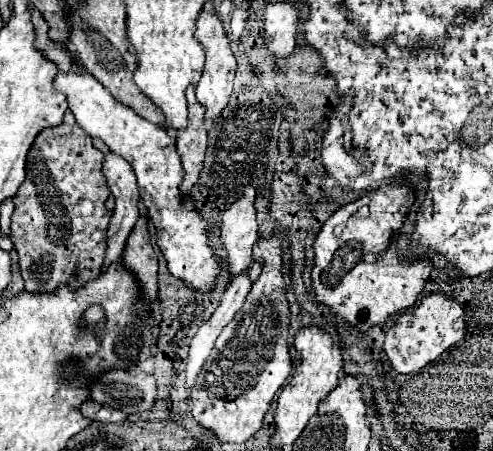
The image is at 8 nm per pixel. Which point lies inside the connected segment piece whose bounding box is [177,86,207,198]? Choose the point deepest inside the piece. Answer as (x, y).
(191, 143)

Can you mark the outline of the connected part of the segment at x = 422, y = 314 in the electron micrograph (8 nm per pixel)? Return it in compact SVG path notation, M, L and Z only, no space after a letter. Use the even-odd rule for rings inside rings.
M445 294L425 296L419 306L413 306L407 312L403 312L397 318L395 326L385 336L383 350L385 350L391 366L399 374L409 374L409 372L415 372L415 370L423 368L425 364L437 360L449 346L453 346L465 338L467 324L465 324L463 316L465 316L465 310L457 300L453 300Z

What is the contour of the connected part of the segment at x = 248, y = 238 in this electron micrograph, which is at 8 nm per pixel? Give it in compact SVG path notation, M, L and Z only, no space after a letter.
M249 184L245 186L245 194L223 212L221 242L227 252L229 280L243 272L249 272L249 280L257 280L261 274L261 264L251 256L255 240L259 240L253 200L255 184Z

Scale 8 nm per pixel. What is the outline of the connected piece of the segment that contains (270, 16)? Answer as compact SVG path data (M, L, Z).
M287 2L265 8L265 42L273 58L287 58L295 48L299 12Z

